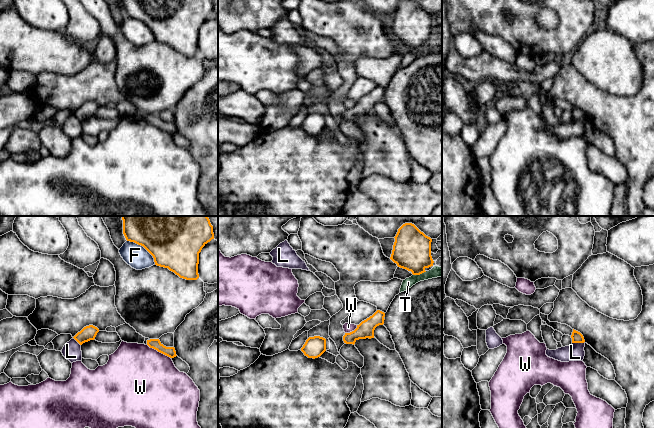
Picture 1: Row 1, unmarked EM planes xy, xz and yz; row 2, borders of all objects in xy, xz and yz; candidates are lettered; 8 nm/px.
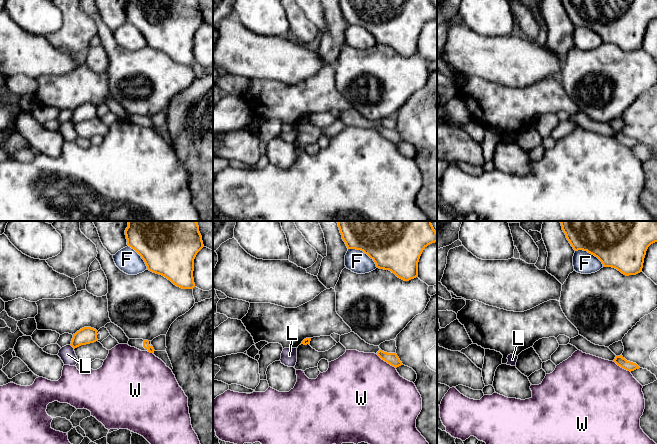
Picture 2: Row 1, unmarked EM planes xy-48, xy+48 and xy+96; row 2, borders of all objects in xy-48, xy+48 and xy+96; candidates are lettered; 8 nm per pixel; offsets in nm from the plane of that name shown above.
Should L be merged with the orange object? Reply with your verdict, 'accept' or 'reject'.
reject

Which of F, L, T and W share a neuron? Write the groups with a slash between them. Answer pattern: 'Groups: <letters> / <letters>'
Groups: F / L / T / W

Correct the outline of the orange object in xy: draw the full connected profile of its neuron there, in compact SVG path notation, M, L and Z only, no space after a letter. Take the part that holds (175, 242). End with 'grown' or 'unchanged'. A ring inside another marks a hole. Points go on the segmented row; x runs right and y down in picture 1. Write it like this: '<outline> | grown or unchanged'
M122 216L122 220L126 240L143 246L153 256L155 265L168 268L186 280L199 278L199 253L214 239L213 226L207 216Z | unchanged

